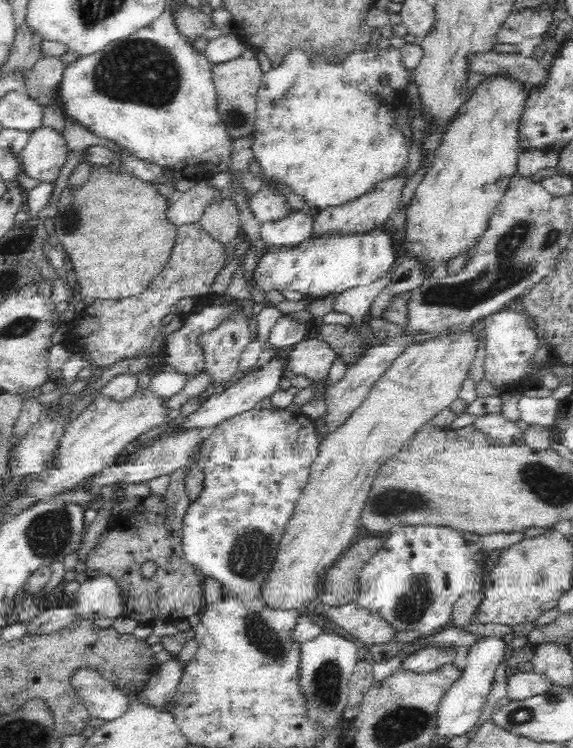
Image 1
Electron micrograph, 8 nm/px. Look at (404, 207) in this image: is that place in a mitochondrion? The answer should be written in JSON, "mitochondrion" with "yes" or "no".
{"mitochondrion":"no"}

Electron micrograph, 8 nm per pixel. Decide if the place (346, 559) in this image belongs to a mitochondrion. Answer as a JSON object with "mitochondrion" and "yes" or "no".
{"mitochondrion":"no"}

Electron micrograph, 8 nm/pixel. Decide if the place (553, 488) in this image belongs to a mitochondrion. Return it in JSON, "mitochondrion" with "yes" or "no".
{"mitochondrion":"yes"}

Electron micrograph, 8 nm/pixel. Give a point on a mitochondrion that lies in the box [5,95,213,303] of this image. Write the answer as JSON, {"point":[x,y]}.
{"point":[71,219]}

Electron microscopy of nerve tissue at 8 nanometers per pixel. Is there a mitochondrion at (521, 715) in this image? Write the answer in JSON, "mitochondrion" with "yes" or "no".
{"mitochondrion":"yes"}

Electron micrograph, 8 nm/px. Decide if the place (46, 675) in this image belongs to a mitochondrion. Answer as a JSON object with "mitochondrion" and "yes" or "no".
{"mitochondrion":"no"}

